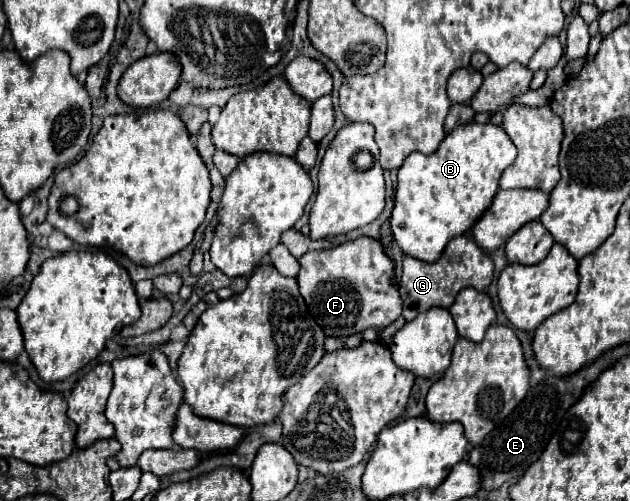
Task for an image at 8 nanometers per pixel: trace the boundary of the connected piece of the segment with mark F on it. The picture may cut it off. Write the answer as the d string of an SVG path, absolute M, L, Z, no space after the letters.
M358 238L352 242L344 242L330 250L314 250L304 254L300 260L300 272L296 276L302 298L308 304L310 314L320 324L326 336L352 336L364 332L366 328L382 330L392 324L402 314L402 300L398 288L392 284L394 262L386 256L382 244L374 238Z

